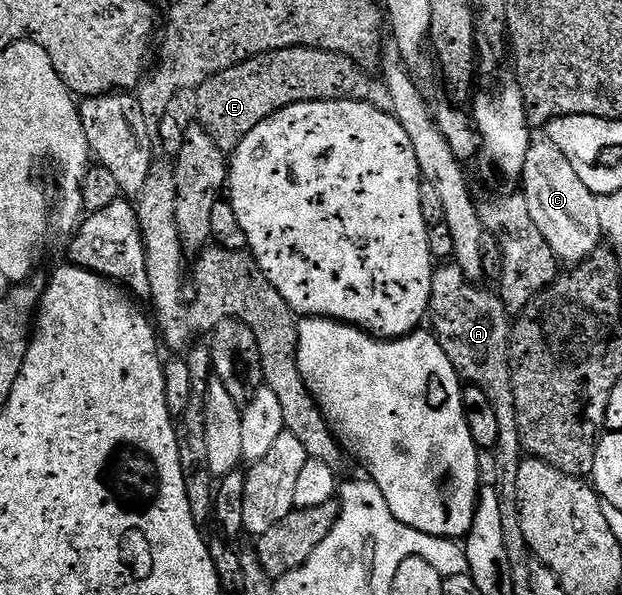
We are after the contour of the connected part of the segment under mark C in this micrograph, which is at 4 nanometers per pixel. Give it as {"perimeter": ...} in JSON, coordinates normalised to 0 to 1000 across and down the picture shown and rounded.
{"perimeter":[[[881,237],[854,239],[849,264],[842,264],[842,284],[836,296],[836,326],[849,338],[855,371],[875,392],[875,405],[887,412],[887,425],[910,445],[941,439],[969,407],[965,385],[961,329],[950,324],[945,311],[920,284],[913,264]]]}

